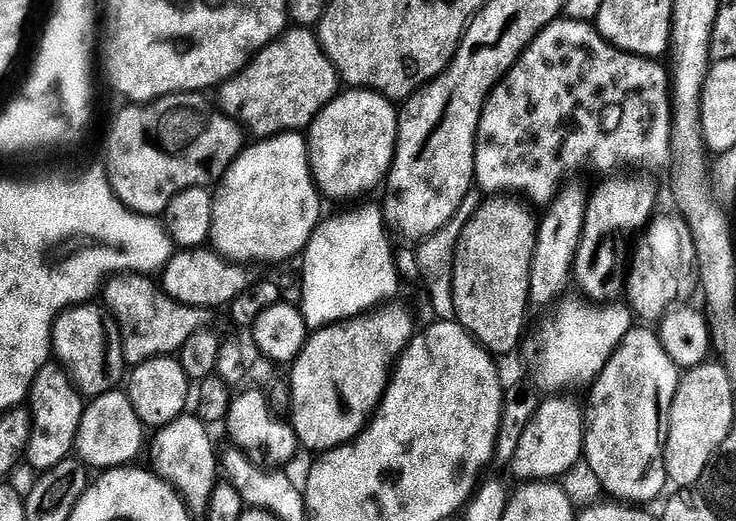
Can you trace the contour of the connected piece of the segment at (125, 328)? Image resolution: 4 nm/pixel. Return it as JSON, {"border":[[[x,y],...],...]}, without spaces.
{"border":[[[118,272],[109,275],[102,284],[103,307],[107,315],[111,319],[113,316],[120,327],[118,343],[124,355],[124,363],[128,366],[141,364],[155,356],[179,353],[186,338],[190,338],[198,326],[197,313],[191,308],[185,308],[177,300],[170,299],[164,293],[163,287],[152,280],[155,279],[148,274]]]}

